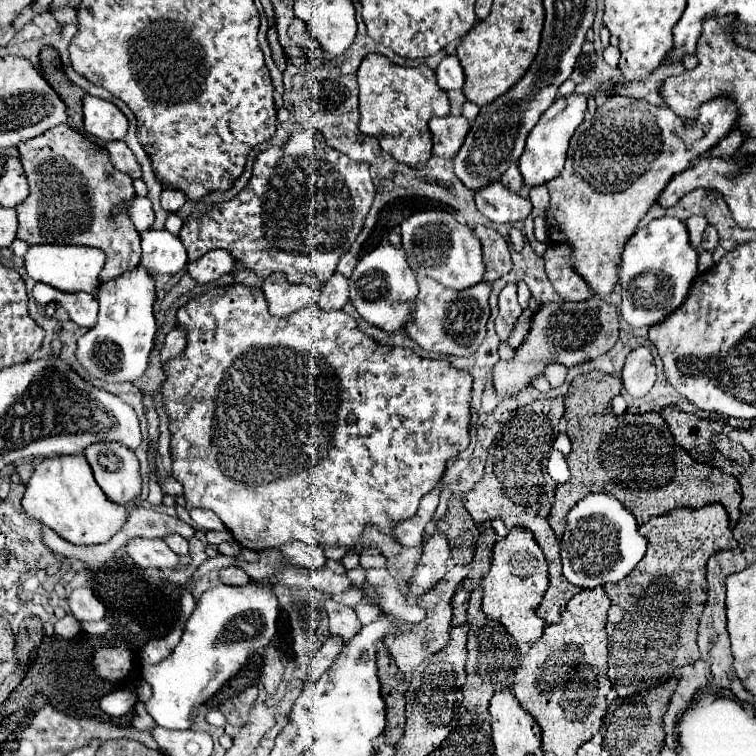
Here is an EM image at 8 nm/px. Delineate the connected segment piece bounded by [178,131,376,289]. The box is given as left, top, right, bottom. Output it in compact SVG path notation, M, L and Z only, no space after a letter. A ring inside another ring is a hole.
M298 131L286 143L258 153L248 185L230 201L216 203L200 219L188 217L178 237L182 239L190 261L196 261L210 249L226 249L236 263L246 271L256 273L260 279L268 279L272 273L280 271L288 283L304 283L318 289L324 279L330 279L340 257L362 231L374 195L376 189L370 179L368 163L356 163L344 153L334 151L328 145L324 147L318 133ZM286 217L290 223L290 241L286 241Z

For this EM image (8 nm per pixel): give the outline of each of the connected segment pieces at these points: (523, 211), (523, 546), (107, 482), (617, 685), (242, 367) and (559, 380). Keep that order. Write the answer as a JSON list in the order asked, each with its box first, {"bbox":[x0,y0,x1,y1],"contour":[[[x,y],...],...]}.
[{"bbox":[474,181,532,223],"contour":[[[494,181],[478,189],[474,193],[474,199],[476,199],[478,211],[494,223],[524,221],[532,211],[530,199],[518,193],[510,193],[500,181]]]},{"bbox":[482,529,548,643],"contour":[[[512,529],[506,539],[500,539],[498,545],[494,545],[492,555],[492,569],[484,577],[482,591],[482,611],[494,619],[500,621],[508,633],[516,639],[516,643],[532,643],[542,637],[544,633],[544,619],[536,615],[536,607],[542,601],[544,593],[548,589],[548,563],[534,541],[534,535],[526,529]]]},{"bbox":[84,441,140,507],"contour":[[[98,441],[84,449],[102,491],[120,505],[130,507],[140,495],[140,467],[136,455],[116,441]]]},{"bbox":[604,505,738,695],"contour":[[[704,505],[700,509],[678,507],[660,517],[648,519],[640,525],[642,535],[650,539],[646,559],[638,563],[634,571],[622,583],[608,583],[604,589],[612,601],[608,609],[606,631],[610,637],[610,681],[618,695],[646,693],[668,679],[662,679],[662,651],[682,643],[678,627],[682,627],[682,615],[686,615],[686,603],[678,611],[674,603],[674,591],[686,591],[686,583],[698,575],[706,575],[706,563],[714,551],[734,549],[738,541],[732,537],[728,513],[722,505]]]},{"bbox":[160,283,472,551],"contour":[[[234,283],[234,285],[226,285],[226,287],[216,287],[204,295],[198,295],[194,299],[190,299],[188,303],[184,303],[178,311],[176,311],[176,325],[182,327],[186,331],[186,347],[184,351],[180,353],[180,357],[172,357],[168,359],[162,369],[164,369],[164,383],[162,383],[162,389],[160,389],[160,395],[162,395],[162,405],[168,413],[168,429],[170,429],[170,453],[172,453],[172,477],[178,479],[182,485],[184,485],[184,499],[186,499],[186,509],[210,509],[214,511],[220,521],[226,525],[226,529],[230,531],[232,539],[246,547],[246,549],[252,549],[252,551],[262,551],[262,549],[274,549],[274,547],[280,547],[282,543],[288,543],[288,541],[302,541],[302,543],[308,543],[308,545],[338,545],[338,547],[354,547],[354,545],[360,545],[362,543],[362,531],[366,525],[376,525],[380,527],[382,533],[390,533],[390,527],[394,523],[398,523],[398,519],[410,519],[414,517],[414,511],[418,509],[418,503],[420,499],[430,493],[444,477],[444,471],[448,467],[448,461],[458,457],[458,453],[462,453],[468,443],[470,443],[470,401],[472,401],[472,377],[470,373],[466,371],[458,371],[454,369],[448,361],[434,361],[434,359],[422,359],[420,355],[416,355],[414,351],[410,349],[404,349],[404,347],[382,347],[378,345],[372,337],[368,337],[366,333],[362,333],[358,327],[356,327],[356,321],[344,313],[344,311],[318,311],[316,305],[310,305],[306,309],[300,309],[292,315],[286,315],[286,317],[274,317],[270,315],[268,311],[268,305],[266,305],[266,299],[264,299],[264,293],[260,289],[254,289],[254,287],[246,287],[246,285],[240,285],[240,283]]]},{"bbox":[544,363,568,387],"contour":[[[550,363],[550,367],[544,369],[544,377],[546,377],[546,381],[548,381],[552,387],[562,385],[564,379],[566,379],[566,373],[568,373],[568,369],[566,369],[564,365],[560,365],[560,363]]]}]

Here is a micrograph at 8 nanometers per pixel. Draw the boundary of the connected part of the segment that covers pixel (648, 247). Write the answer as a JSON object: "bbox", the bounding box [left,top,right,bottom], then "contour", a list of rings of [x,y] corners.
{"bbox":[620,217,698,327],"contour":[[[660,217],[654,219],[648,227],[638,229],[626,243],[620,263],[620,285],[622,285],[622,317],[630,327],[652,327],[654,323],[660,323],[676,311],[692,285],[692,281],[698,275],[698,251],[692,247],[688,237],[688,227],[676,217]]]}

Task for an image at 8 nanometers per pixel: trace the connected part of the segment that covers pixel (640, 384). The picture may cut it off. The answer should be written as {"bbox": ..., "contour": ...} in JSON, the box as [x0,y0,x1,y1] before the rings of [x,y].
{"bbox":[622,347,656,397],"contour":[[[638,347],[626,357],[622,379],[624,379],[626,391],[632,397],[644,397],[654,387],[656,367],[648,347]]]}

